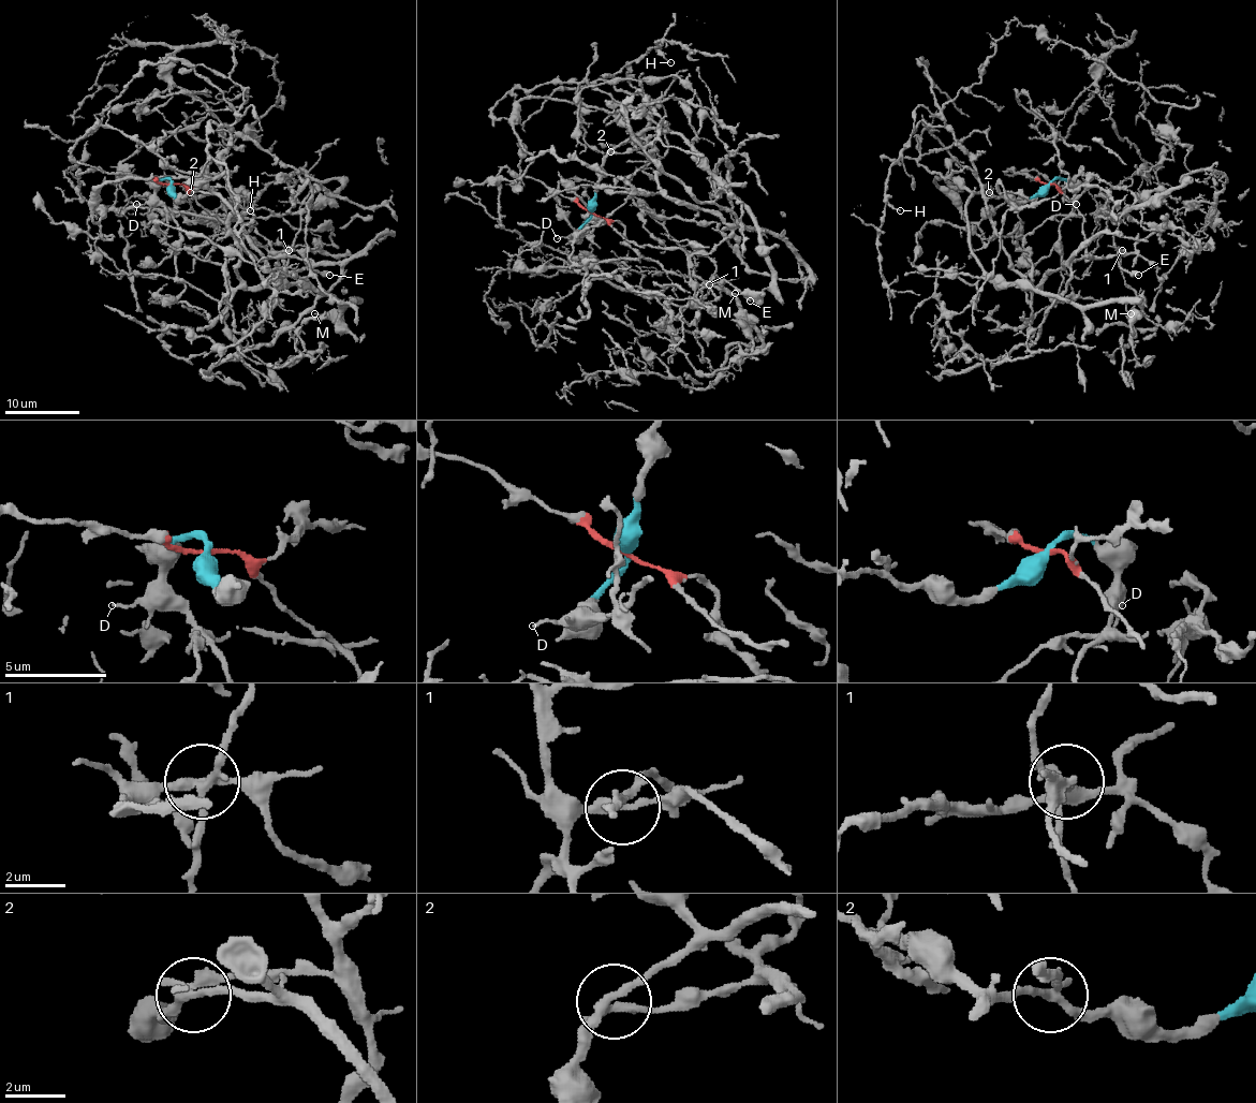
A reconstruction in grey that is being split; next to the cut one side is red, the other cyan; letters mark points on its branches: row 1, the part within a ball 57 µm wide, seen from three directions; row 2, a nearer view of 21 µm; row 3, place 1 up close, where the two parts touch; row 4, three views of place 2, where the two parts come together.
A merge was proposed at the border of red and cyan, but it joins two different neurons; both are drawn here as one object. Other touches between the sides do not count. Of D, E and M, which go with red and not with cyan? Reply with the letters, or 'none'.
E

